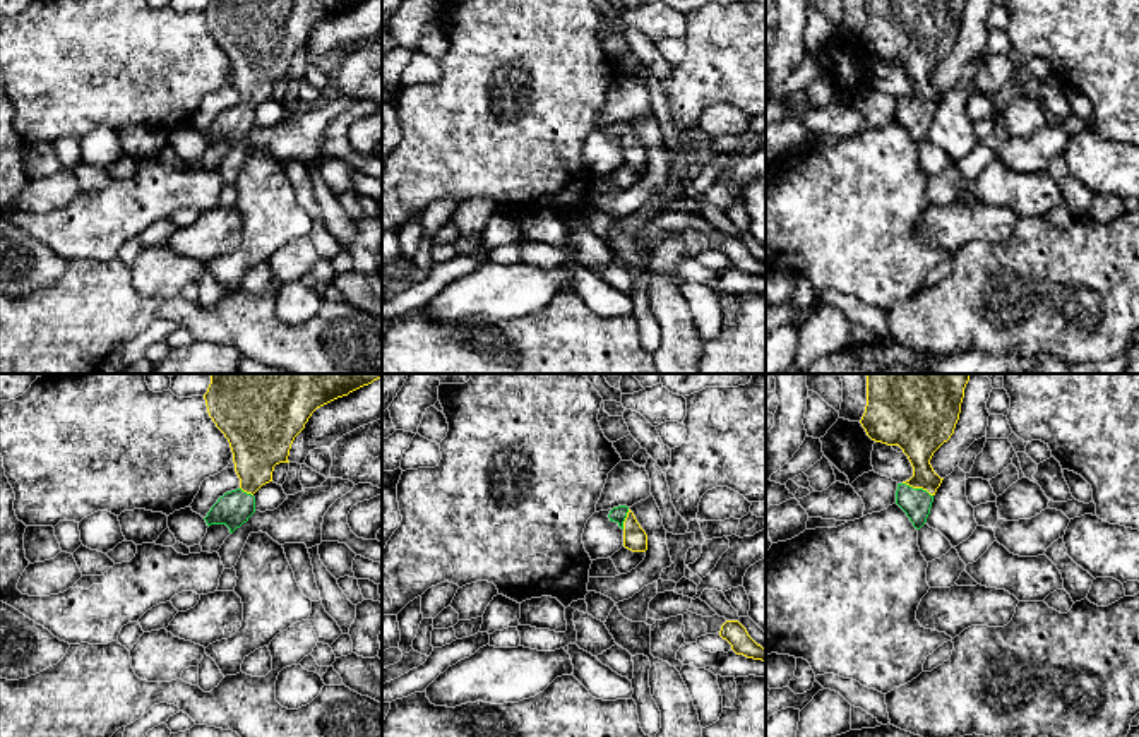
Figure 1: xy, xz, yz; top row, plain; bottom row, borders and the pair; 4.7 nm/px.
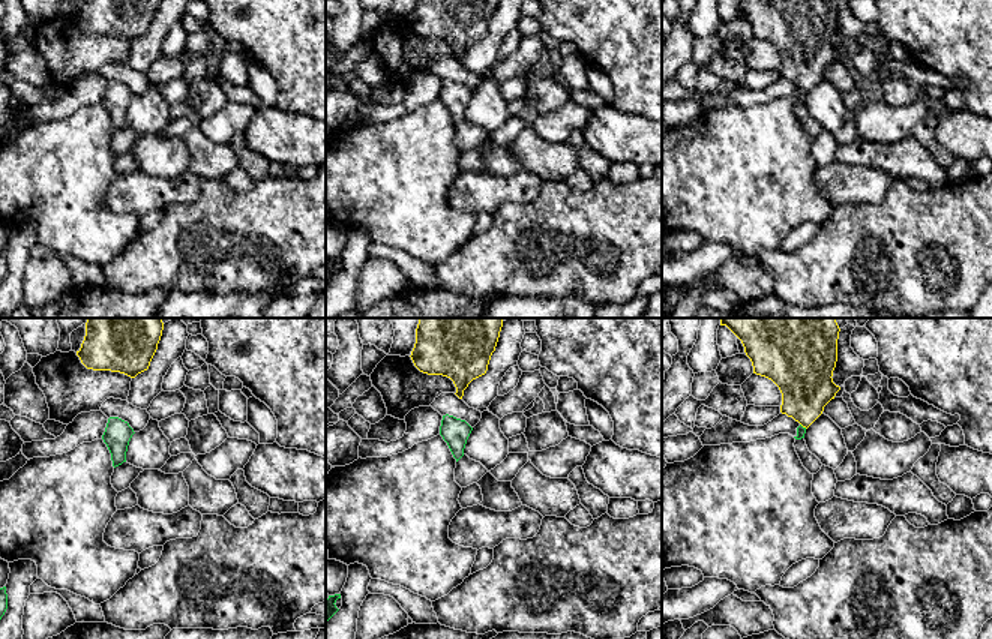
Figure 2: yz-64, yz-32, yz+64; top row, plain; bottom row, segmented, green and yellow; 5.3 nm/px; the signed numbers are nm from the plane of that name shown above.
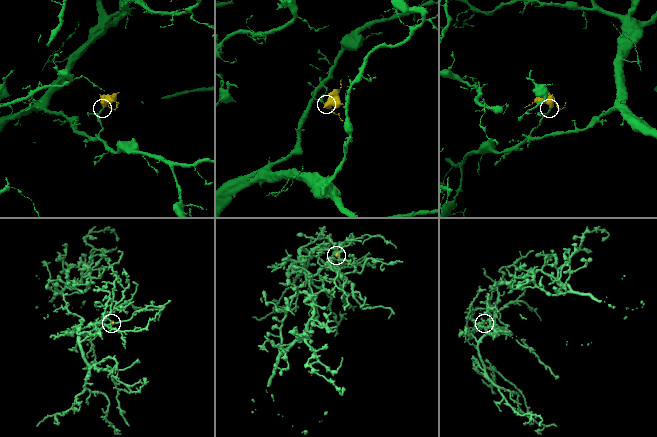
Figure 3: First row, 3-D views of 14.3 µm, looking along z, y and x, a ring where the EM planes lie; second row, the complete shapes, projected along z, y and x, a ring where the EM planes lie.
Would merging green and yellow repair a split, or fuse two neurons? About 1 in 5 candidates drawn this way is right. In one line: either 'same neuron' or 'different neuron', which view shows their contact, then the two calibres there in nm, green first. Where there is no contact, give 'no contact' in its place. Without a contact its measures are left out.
same neuron; meets green in yz; 140 nm thick on the green side, 200 nm on the other

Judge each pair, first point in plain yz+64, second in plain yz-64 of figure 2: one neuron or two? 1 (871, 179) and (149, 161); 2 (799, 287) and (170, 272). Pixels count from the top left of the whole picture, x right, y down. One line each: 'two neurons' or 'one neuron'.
1: two neurons
2: one neuron

